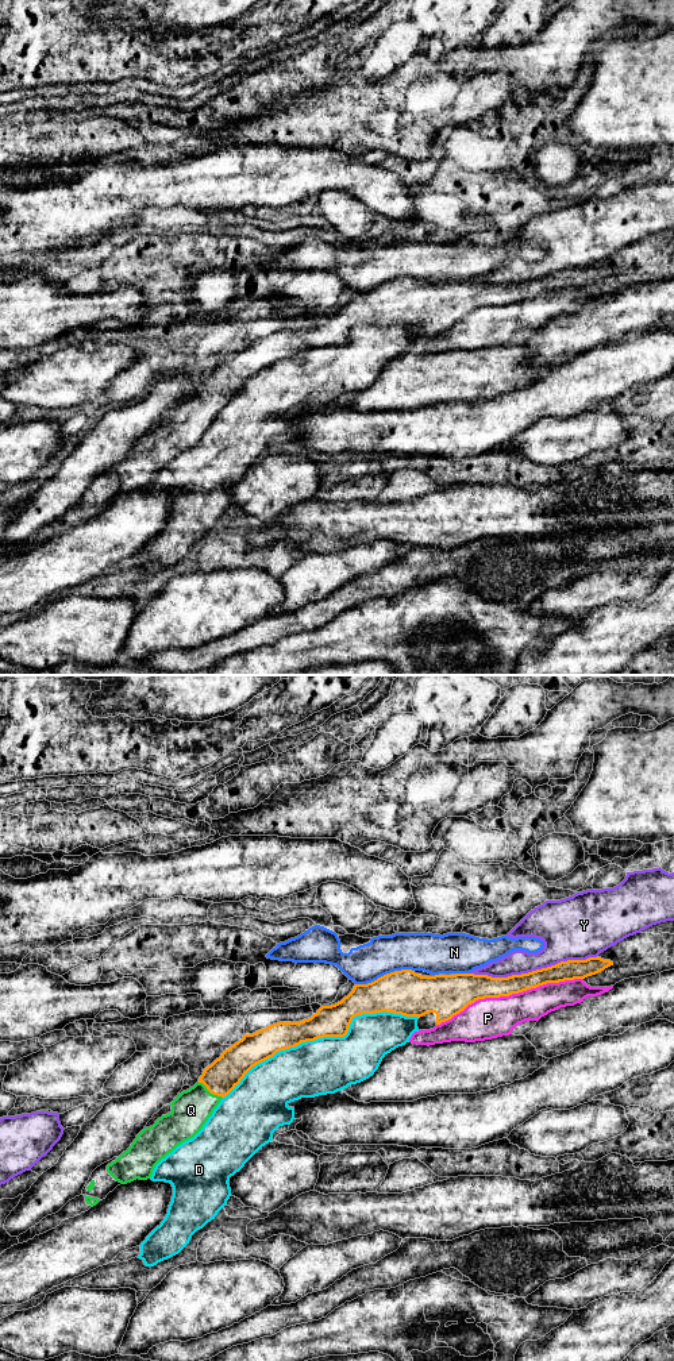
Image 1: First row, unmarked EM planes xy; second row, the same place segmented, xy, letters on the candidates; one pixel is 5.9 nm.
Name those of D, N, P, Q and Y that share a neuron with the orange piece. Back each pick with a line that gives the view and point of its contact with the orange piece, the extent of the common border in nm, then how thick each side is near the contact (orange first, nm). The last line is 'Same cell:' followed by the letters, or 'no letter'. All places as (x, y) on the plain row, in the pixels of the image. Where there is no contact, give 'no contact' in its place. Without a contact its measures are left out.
Q: xy (210, 400) | 180 nm | 200/220 nm
Same cell: Q

